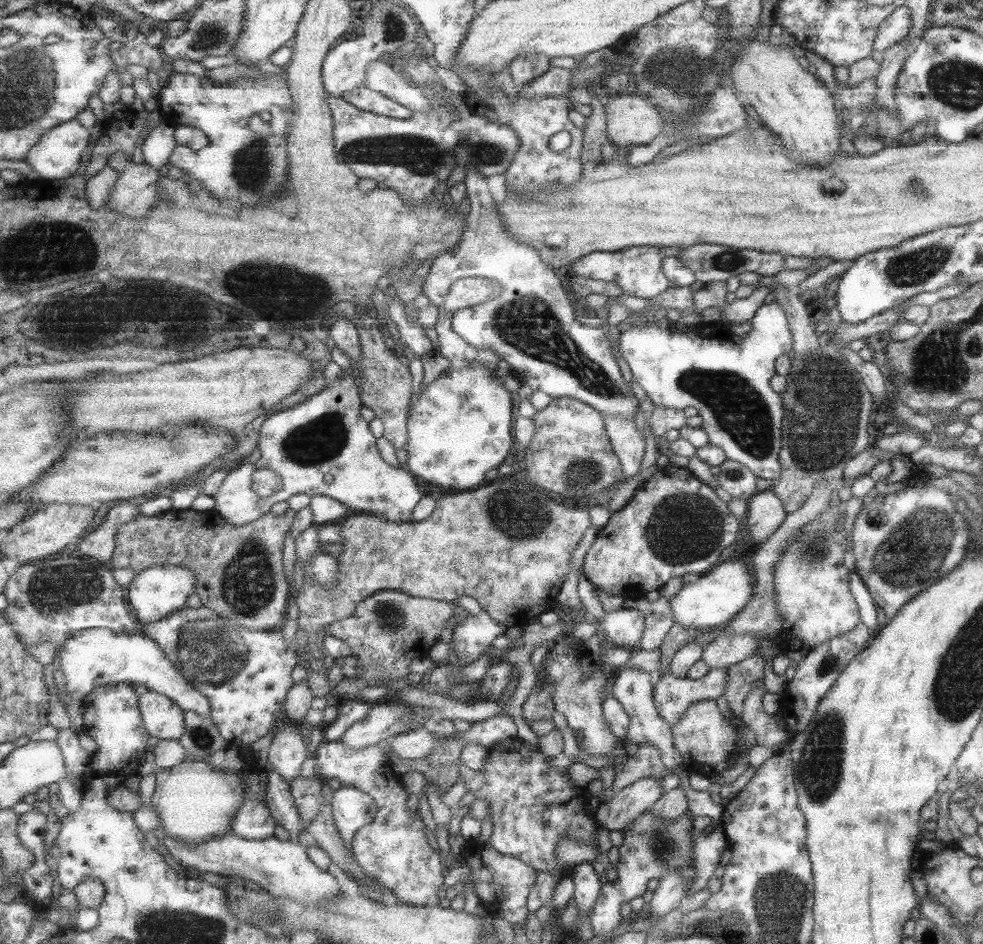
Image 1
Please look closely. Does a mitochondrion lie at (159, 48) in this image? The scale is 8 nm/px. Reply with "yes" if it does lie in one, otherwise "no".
no

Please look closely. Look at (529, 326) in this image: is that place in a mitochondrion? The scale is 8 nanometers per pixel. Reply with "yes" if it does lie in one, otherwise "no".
yes

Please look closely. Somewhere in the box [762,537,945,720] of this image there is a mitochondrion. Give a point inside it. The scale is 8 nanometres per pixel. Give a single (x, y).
(828, 663)

